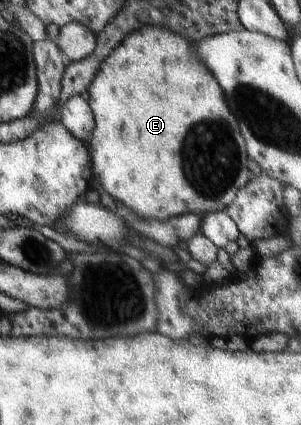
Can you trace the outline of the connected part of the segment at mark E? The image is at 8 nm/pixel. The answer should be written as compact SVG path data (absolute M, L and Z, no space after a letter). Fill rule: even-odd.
M144 25L138 30L133 30L102 61L99 71L87 90L88 96L90 96L88 104L92 109L95 120L95 127L87 144L88 148L92 149L92 180L99 180L104 191L114 200L120 200L120 202L126 204L126 208L136 213L141 219L163 221L185 213L203 214L222 211L233 203L237 192L252 179L253 175L251 170L248 169L248 160L250 158L236 117L230 108L228 108L226 97L220 85L216 82L208 68L205 67L205 64L201 61L201 58L197 55L195 48L187 37L175 33L168 27L158 25Z

